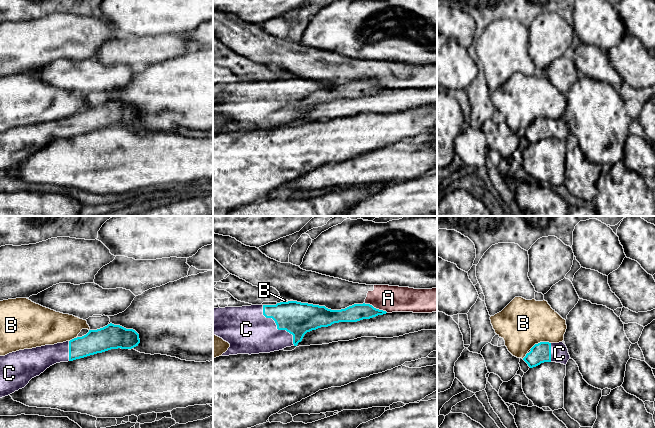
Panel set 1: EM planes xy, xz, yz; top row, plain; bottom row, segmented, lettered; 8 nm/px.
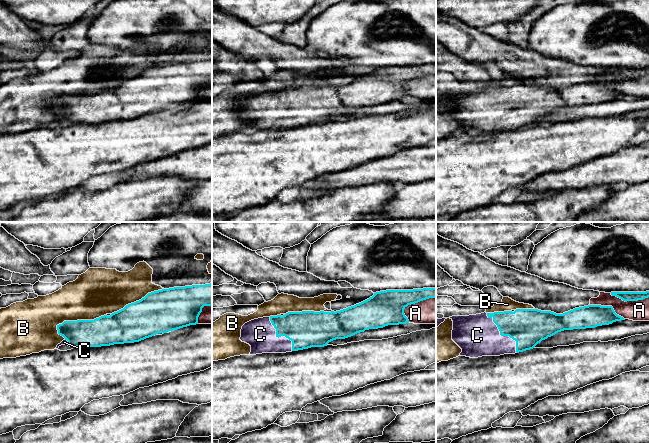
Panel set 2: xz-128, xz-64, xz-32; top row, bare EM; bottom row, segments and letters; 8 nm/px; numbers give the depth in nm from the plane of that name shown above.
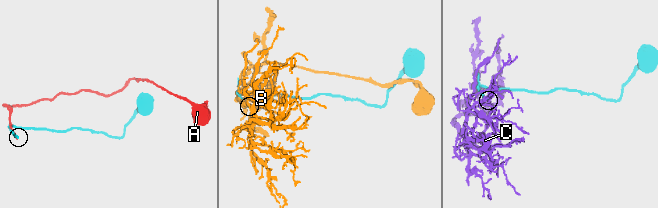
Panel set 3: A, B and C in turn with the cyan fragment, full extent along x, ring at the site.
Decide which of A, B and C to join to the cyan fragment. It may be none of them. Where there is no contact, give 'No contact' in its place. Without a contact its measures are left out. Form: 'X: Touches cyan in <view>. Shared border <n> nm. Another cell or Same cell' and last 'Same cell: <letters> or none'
A: Touches cyan in xz. Shared border 200 nm. Another cell
B: Touches cyan in yz. Shared border 190 nm. Another cell
C: Touches cyan in xz. Shared border 420 nm. Same cell
Same cell: C

